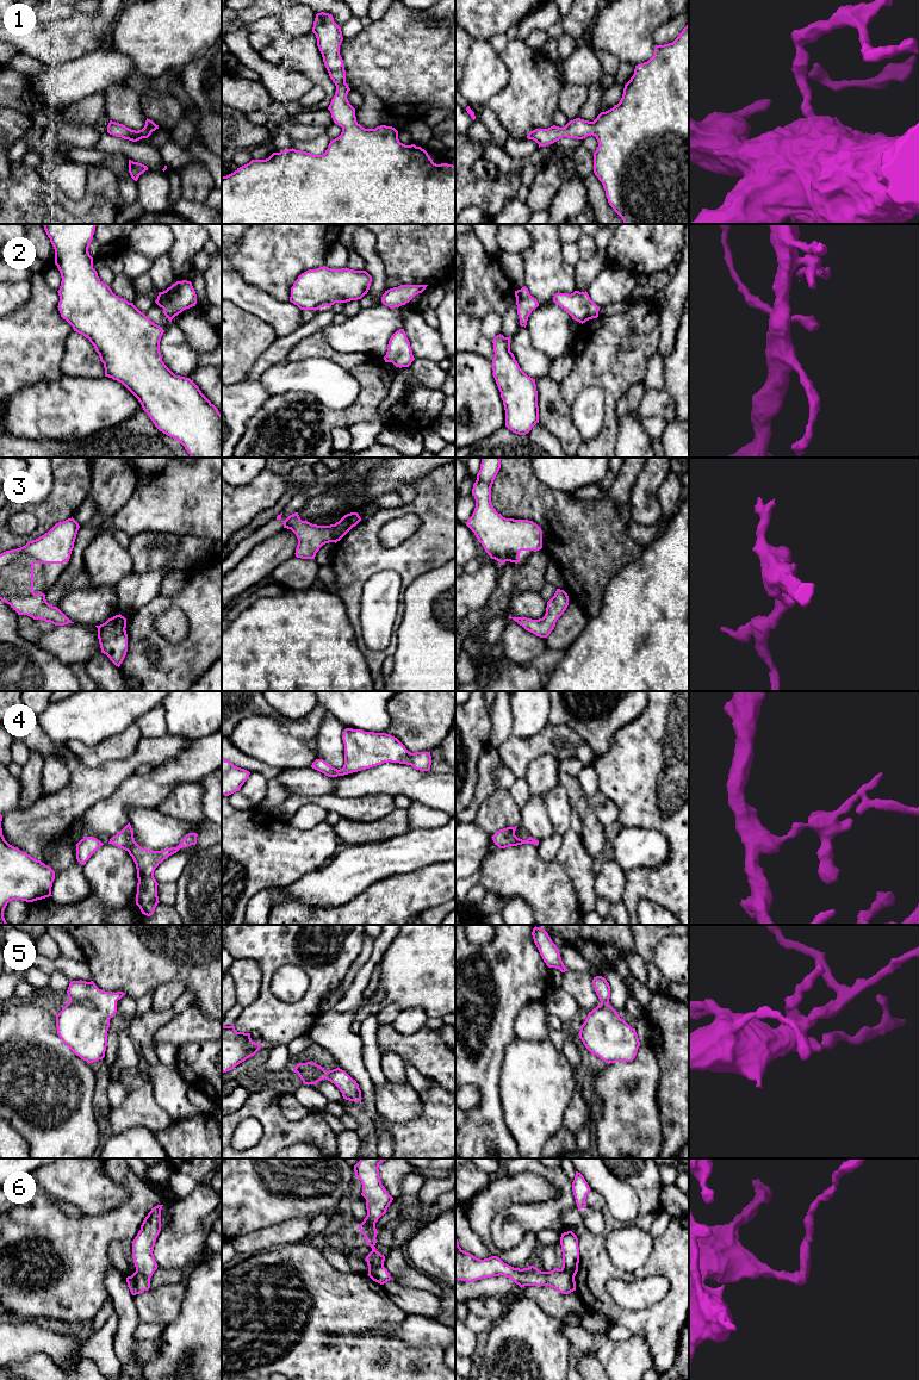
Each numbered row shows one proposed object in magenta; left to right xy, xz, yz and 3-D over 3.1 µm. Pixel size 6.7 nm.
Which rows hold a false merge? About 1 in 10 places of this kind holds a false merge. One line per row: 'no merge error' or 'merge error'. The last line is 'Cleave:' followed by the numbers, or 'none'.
1: no merge error
2: no merge error
3: no merge error
4: no merge error
5: no merge error
6: merge error
Cleave: 6

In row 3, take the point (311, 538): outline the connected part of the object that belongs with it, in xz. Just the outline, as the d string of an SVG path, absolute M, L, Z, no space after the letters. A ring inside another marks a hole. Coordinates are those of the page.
M298 512L290 515L284 521L284 528L291 529L297 539L296 557L315 559L319 548L329 542L340 541L353 527L361 521L358 512L344 515L339 522L330 526L317 526L302 521Z

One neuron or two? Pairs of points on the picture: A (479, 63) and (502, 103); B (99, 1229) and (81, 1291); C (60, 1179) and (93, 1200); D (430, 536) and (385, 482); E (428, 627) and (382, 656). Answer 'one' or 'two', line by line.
A: two
B: one
C: one
D: two
E: two

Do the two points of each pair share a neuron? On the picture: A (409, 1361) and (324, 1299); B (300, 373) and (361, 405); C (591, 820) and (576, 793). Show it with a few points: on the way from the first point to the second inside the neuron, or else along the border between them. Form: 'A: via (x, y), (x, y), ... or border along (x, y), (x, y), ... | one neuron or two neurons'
A: via (383, 1361), (364, 1360), (335, 1325) | one neuron
B: border along (351, 373), (359, 383), (355, 401), (327, 408) | two neurons
C: via (585, 813), (578, 800) | one neuron

